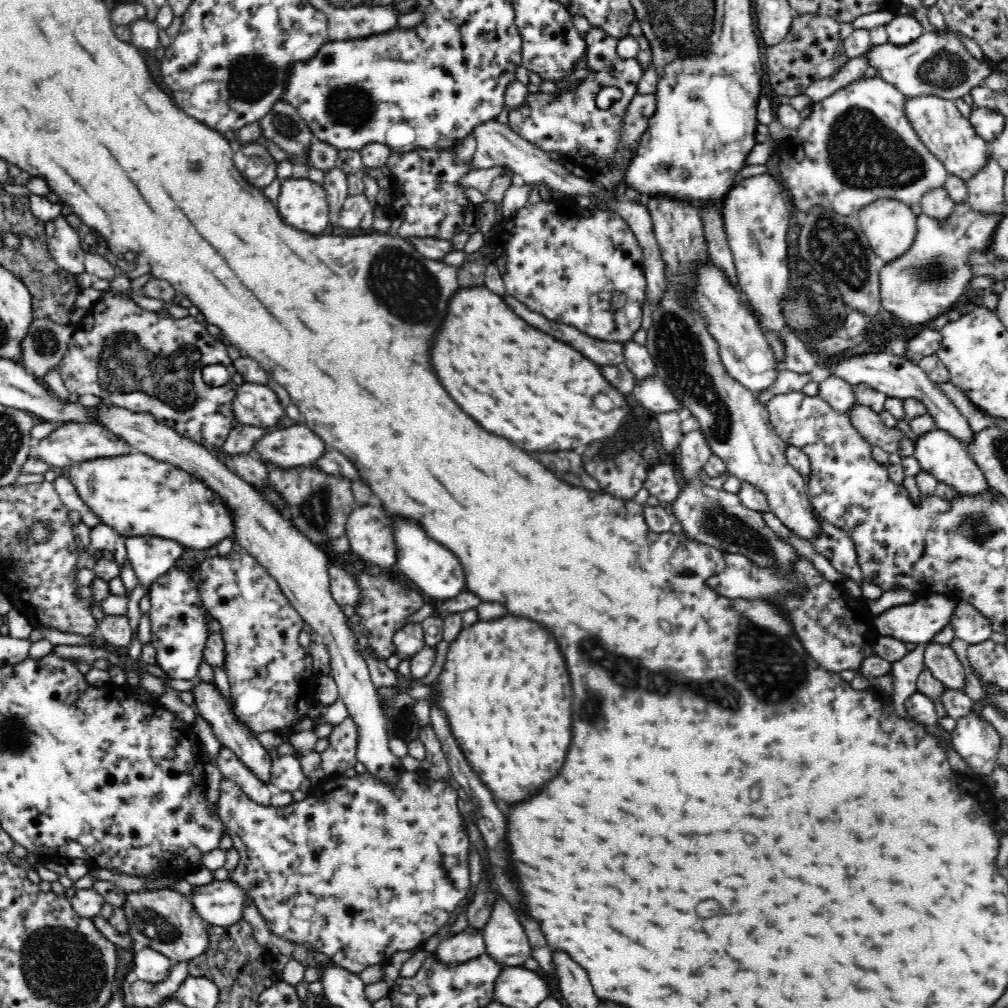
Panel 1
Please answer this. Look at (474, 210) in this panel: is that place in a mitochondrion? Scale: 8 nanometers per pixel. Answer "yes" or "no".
no

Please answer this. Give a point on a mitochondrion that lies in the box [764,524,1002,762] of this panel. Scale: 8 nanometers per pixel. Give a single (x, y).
(789, 592)

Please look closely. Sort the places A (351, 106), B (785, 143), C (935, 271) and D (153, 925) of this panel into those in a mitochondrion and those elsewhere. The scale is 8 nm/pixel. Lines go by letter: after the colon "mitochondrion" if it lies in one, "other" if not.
A: mitochondrion
B: other
C: mitochondrion
D: mitochondrion

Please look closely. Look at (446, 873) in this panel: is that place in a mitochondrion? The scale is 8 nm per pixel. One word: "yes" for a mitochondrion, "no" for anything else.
no

